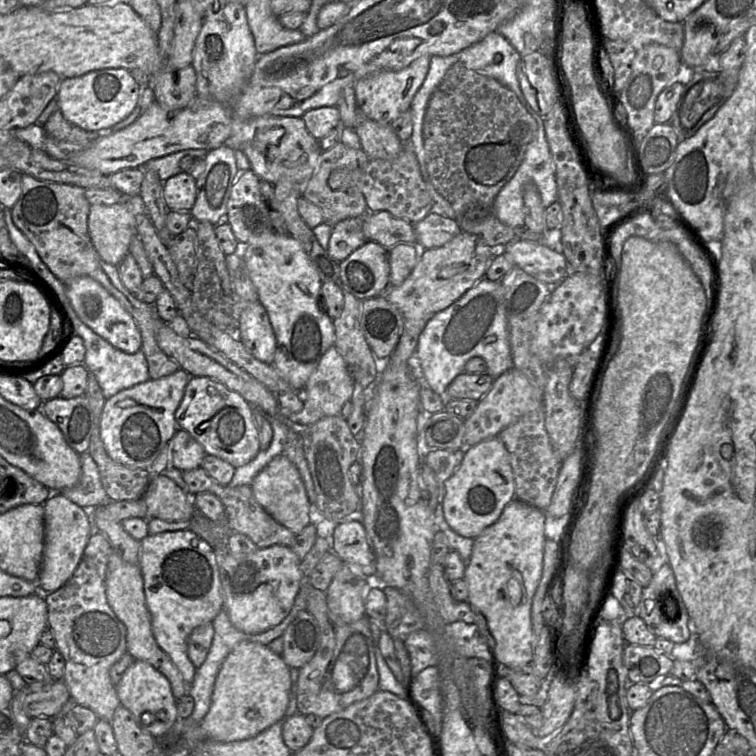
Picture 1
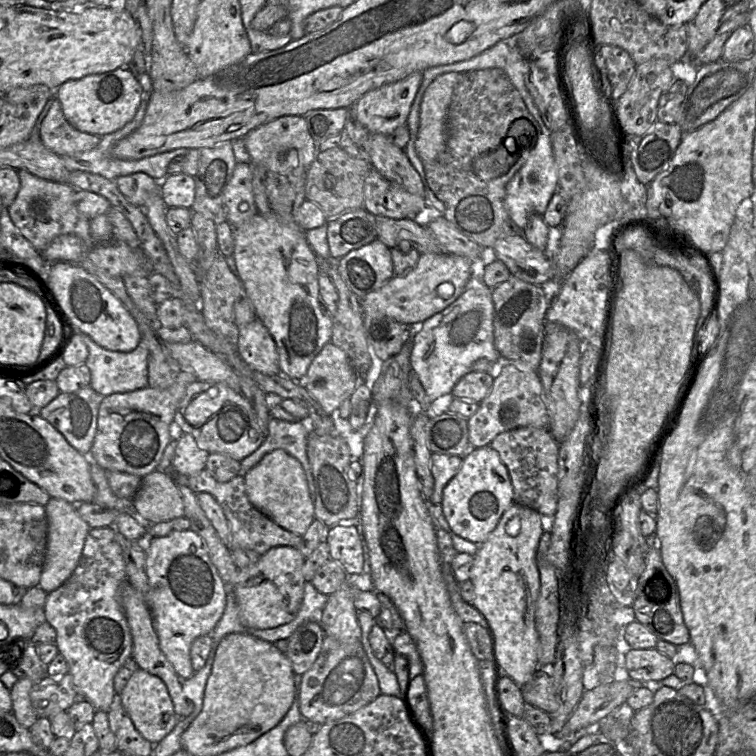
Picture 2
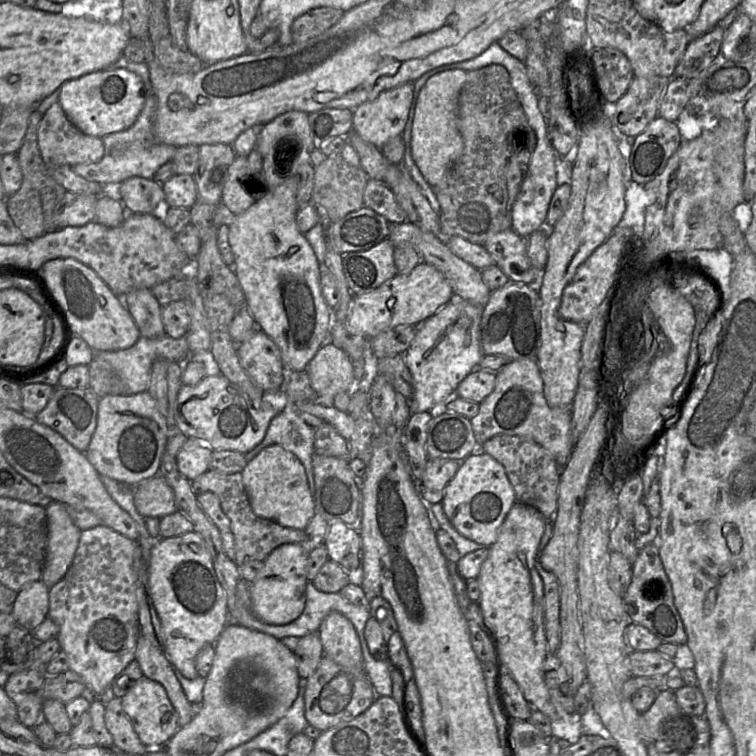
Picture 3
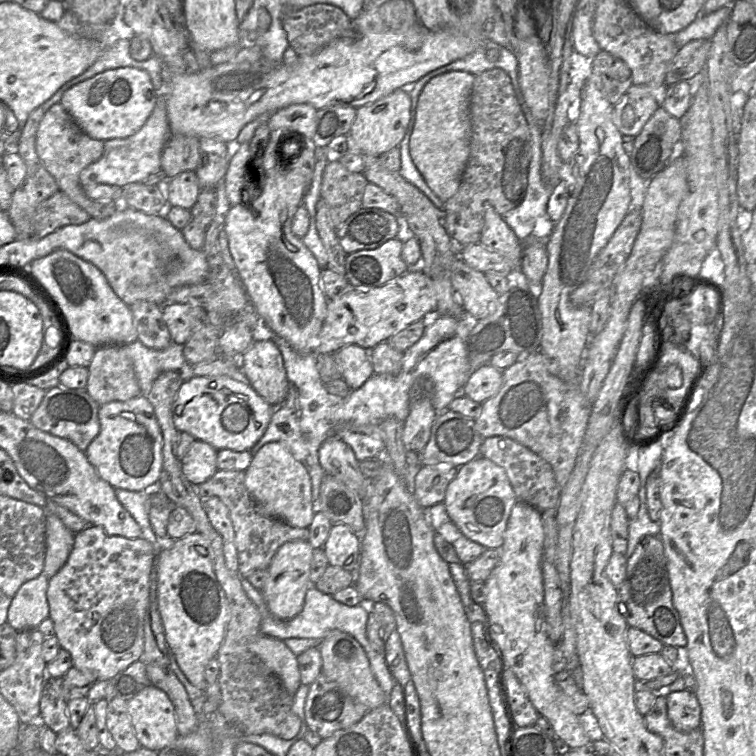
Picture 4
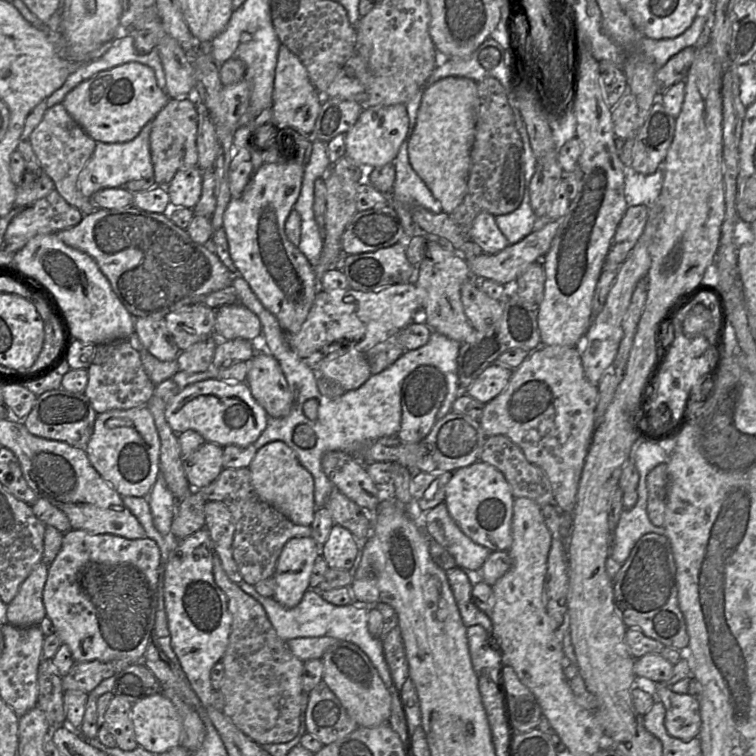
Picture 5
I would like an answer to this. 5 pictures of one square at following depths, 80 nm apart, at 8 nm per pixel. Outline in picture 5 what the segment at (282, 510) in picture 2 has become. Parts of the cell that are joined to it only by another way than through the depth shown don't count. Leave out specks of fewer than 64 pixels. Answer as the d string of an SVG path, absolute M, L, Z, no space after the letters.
M273 441L257 450L250 466L251 484L257 496L297 525L310 526L314 519L314 480L300 464L294 451L282 441Z

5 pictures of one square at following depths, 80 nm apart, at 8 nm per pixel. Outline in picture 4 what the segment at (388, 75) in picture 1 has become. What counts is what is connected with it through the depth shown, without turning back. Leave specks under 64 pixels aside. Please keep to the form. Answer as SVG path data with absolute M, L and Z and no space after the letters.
M399 88L374 103L357 108L356 118L348 134L350 149L362 155L381 156L400 145L409 125L411 97L407 88Z

